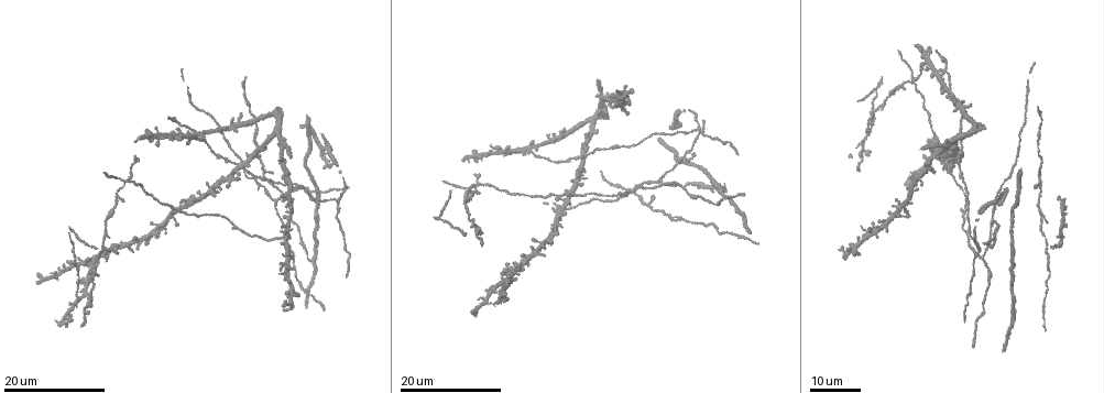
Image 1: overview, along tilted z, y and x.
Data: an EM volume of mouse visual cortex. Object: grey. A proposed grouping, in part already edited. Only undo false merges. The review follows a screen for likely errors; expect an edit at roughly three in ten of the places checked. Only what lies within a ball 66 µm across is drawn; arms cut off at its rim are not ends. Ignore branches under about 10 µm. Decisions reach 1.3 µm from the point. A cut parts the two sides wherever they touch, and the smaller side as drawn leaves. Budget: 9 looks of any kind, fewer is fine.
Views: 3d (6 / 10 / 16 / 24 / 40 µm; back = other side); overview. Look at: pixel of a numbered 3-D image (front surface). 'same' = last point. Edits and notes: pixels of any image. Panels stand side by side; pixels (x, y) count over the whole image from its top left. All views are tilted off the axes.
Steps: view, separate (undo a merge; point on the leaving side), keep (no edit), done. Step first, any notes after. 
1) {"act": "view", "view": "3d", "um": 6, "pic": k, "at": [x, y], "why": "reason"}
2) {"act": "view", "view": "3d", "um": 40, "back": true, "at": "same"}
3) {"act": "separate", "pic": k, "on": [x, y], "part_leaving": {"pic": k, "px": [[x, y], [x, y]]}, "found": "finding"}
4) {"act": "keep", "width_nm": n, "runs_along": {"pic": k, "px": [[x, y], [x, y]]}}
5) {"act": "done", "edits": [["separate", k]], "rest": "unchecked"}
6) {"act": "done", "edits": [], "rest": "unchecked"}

{"act": "view", "view": "3d", "um": 16, "pic": 1, "at": [263, 172], "why": "three-way junction"}

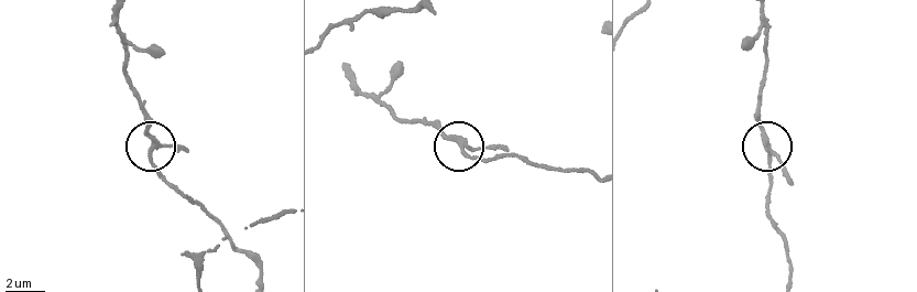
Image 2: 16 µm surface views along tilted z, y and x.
{"act": "view", "view": "3d", "um": 6, "pic": 2, "at": [461, 151]}

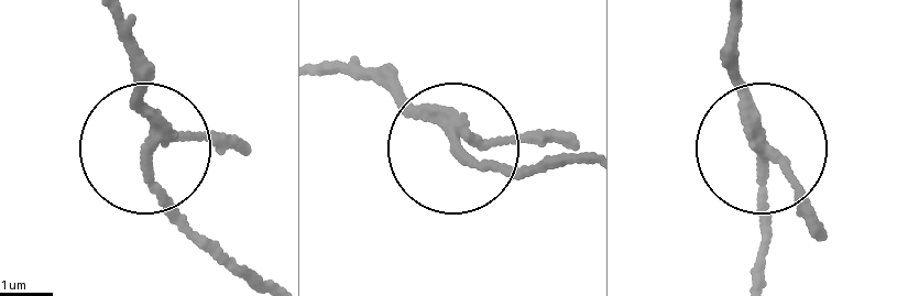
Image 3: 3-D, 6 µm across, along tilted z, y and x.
{"act": "view", "view": "3d", "um": 6, "back": true, "pic": 3, "at": [151, 147]}

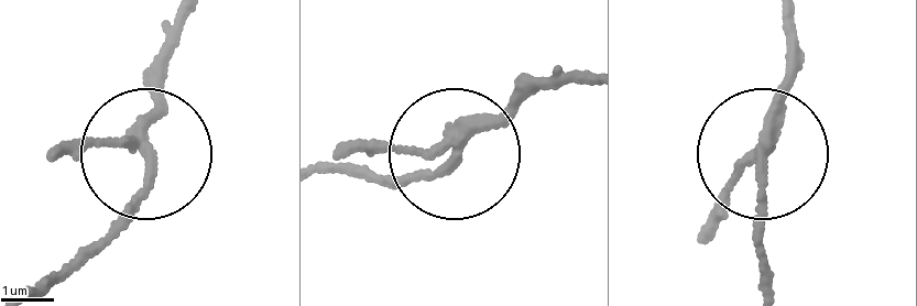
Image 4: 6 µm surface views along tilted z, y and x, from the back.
{"act": "separate", "pic": 4, "on": [161, 86], "width_nm": 180, "found": "a second cell is stuck on"}

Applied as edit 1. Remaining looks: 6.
{"act": "view", "view": "overview"}

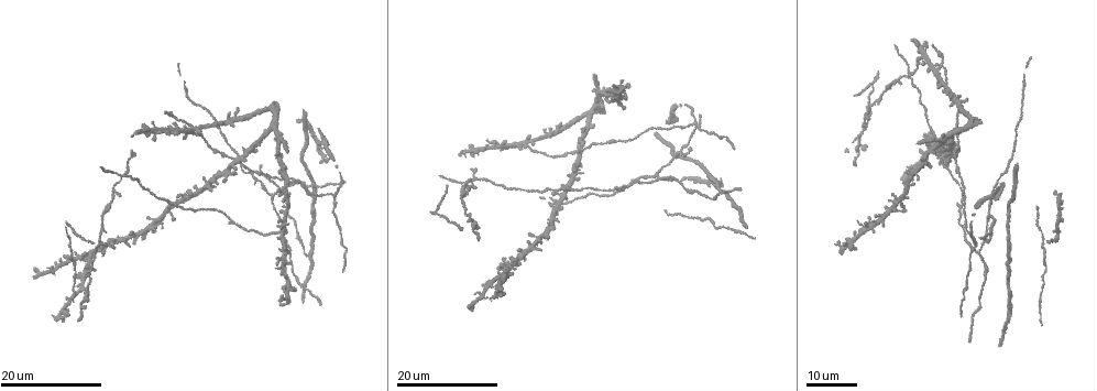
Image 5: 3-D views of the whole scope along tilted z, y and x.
{"act": "view", "view": "3d", "um": 16, "pic": 5, "at": [976, 253], "why": "arms part here"}

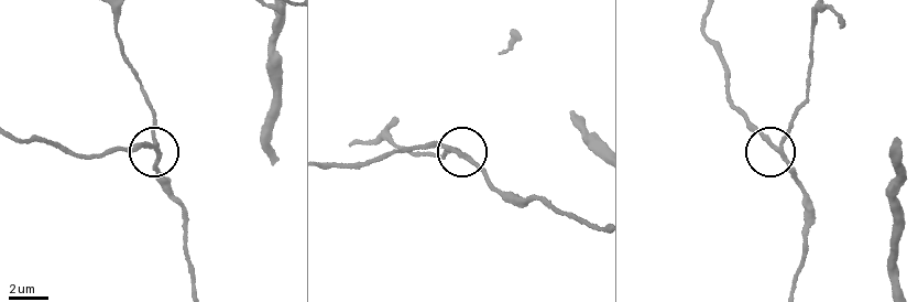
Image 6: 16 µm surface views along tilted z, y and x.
{"act": "view", "view": "3d", "um": 10, "pic": 6, "at": [772, 145]}

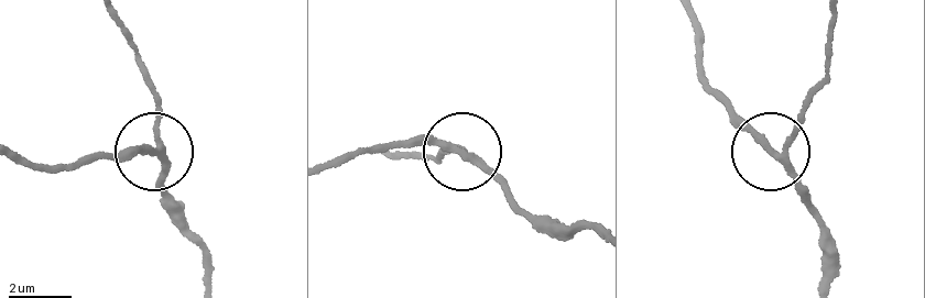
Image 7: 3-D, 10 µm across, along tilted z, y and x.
{"act": "keep", "width_nm": 200, "runs_along": {"pic": 7, "px": [[112, 18], [153, 88], [154, 151], [166, 165], [161, 185]]}, "found": "one cell here"}

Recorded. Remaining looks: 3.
{"act": "view", "view": "3d", "um": 24, "pic": 5, "at": [87, 258], "why": "three-way junction"}

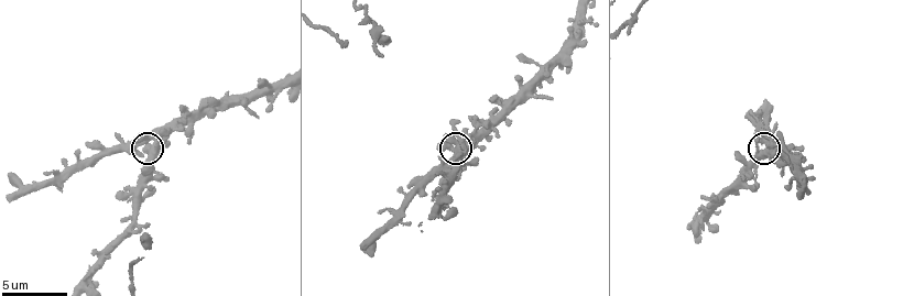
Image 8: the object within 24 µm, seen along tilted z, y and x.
{"act": "view", "view": "3d", "um": 10, "pic": 8, "at": [151, 147], "why": "zoom in"}

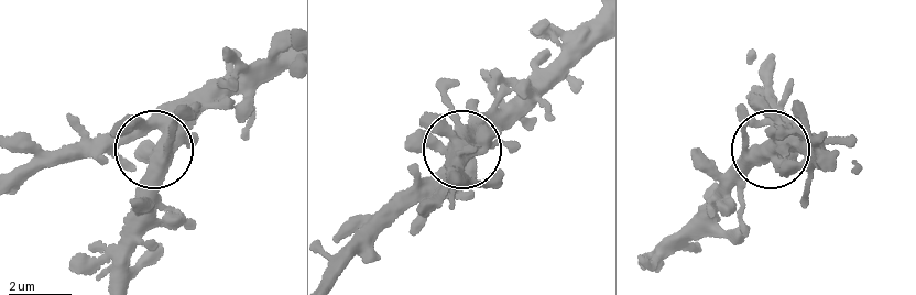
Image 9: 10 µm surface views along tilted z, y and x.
{"act": "keep", "width_nm": 430, "found": "one cell here"}

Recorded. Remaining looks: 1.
{"act": "done", "edits": [["separate", 4]], "rest": "unchecked"}

